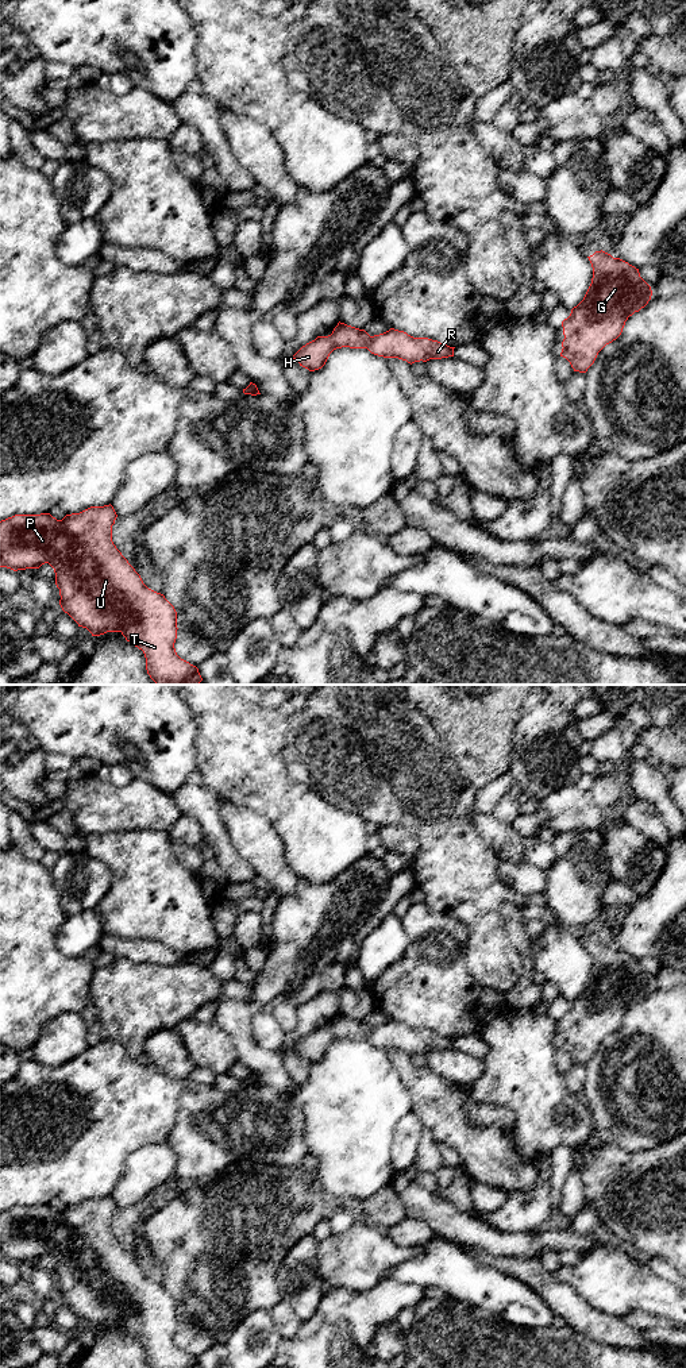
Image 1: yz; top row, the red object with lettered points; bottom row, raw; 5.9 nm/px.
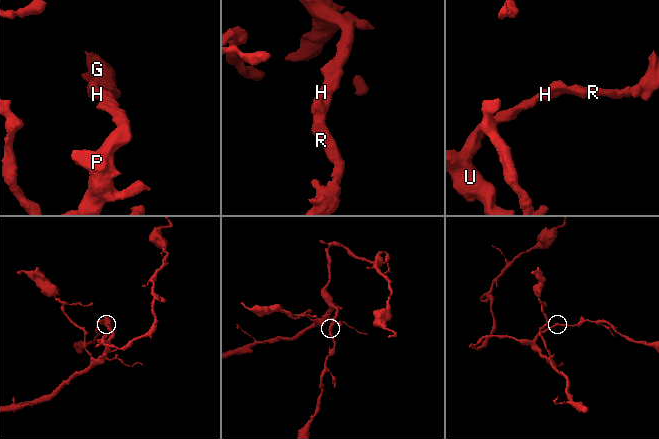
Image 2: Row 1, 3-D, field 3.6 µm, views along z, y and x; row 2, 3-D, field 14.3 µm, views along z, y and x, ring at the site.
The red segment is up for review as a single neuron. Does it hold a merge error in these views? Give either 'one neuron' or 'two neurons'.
one neuron

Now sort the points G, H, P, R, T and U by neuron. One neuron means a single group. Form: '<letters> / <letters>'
G H P R T U

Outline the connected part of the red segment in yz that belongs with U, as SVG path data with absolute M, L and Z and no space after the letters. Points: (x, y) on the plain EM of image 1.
M90 1198L57 1211L50 1205L15 1206L0 1213L0 1259L14 1263L49 1255L55 1264L59 1296L92 1327L120 1323L143 1342L150 1368L201 1368L174 1340L177 1303L163 1286L149 1280L112 1233L113 1198Z

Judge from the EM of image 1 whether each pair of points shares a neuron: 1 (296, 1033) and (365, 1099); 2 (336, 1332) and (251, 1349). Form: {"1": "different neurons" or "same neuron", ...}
{"1": "different neurons", "2": "different neurons"}

